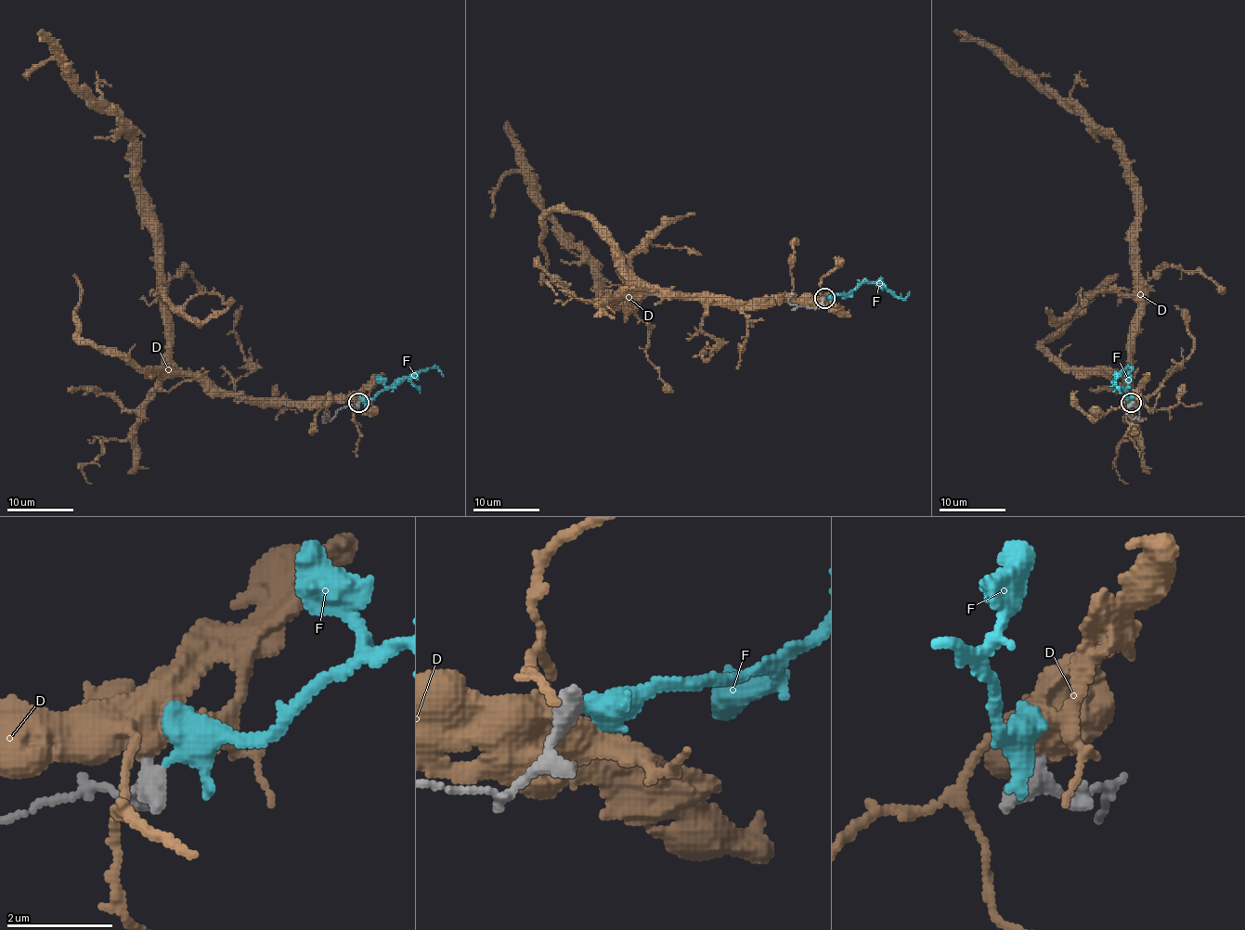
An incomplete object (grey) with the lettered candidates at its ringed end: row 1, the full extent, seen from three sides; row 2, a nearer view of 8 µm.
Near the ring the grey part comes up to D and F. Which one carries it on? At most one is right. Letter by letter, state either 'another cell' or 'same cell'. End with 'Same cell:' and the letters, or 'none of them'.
D: another cell
F: same cell
Same cell: F

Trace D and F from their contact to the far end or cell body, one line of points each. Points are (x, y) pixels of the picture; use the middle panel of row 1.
D: (823, 300), (732, 303), (647, 293), (629, 304), (609, 303), (599, 269), (519, 171), (493, 196), (490, 216)
F: (825, 298), (845, 295), (863, 281), (880, 281), (904, 298), (909, 291)

